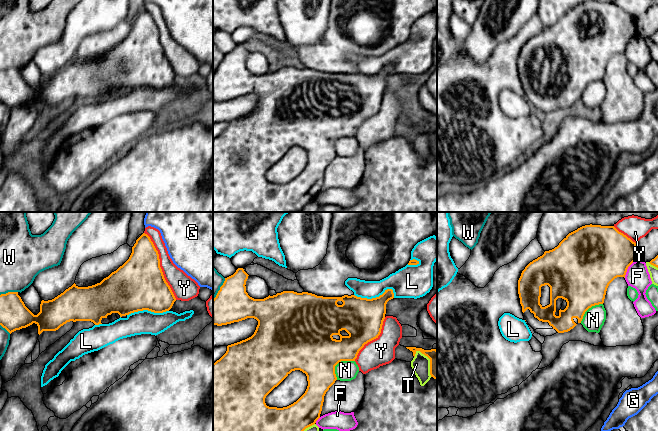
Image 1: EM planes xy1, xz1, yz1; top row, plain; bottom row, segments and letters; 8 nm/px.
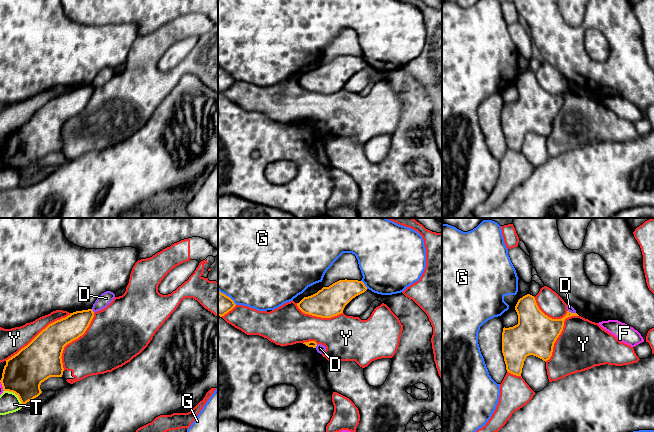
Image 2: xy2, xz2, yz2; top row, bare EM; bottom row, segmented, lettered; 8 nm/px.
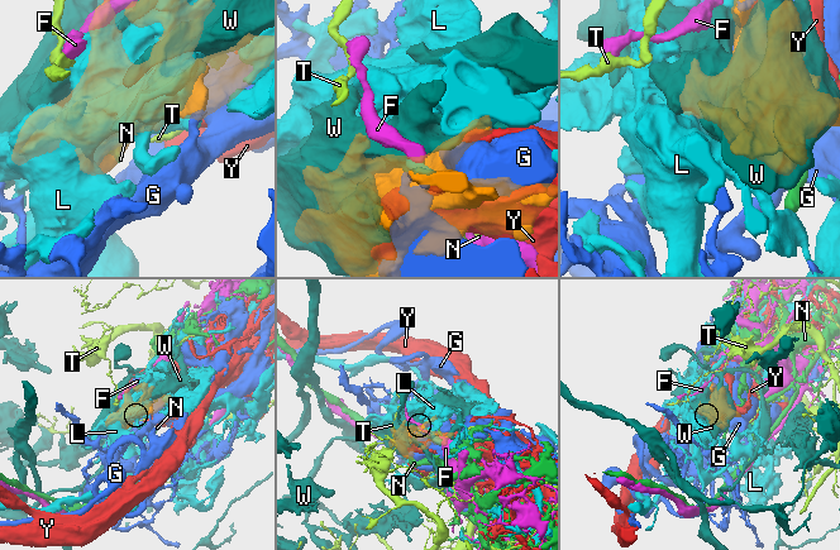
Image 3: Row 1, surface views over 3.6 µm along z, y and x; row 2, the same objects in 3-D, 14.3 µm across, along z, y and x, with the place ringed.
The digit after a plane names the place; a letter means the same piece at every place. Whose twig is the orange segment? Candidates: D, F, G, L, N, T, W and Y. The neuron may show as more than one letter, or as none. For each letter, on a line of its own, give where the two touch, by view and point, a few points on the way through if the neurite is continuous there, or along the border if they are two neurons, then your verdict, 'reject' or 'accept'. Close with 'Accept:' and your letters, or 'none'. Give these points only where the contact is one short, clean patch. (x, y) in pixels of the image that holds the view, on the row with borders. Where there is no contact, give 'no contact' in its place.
D: contact xy2 (92, 311); border xy2 (91, 309), (94, 312); reject
F: contact yz1 (627, 268); reject
G: contact xz2 (364, 284); reject
L: contact xz1 (377, 297); reject
N: contact xz1 (338, 362); reject
T: contact xy2 (16, 394); reject
W: contact xy1 (8, 292); reject
Y: contact xy1 (159, 266); reject
Accept: none

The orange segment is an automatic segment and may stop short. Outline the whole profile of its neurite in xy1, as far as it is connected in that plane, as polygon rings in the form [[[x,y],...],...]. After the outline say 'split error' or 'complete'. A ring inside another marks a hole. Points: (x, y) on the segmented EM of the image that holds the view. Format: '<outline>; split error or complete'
[[[143,233],[132,247],[129,259],[116,271],[95,285],[78,287],[74,283],[54,299],[42,300],[37,315],[25,306],[18,292],[1,294],[0,325],[11,334],[35,323],[40,335],[43,331],[56,331],[70,321],[91,321],[99,325],[103,318],[112,313],[118,313],[120,317],[143,310],[163,313],[169,311],[175,301],[176,298],[160,267],[158,251],[150,237]]]; complete

